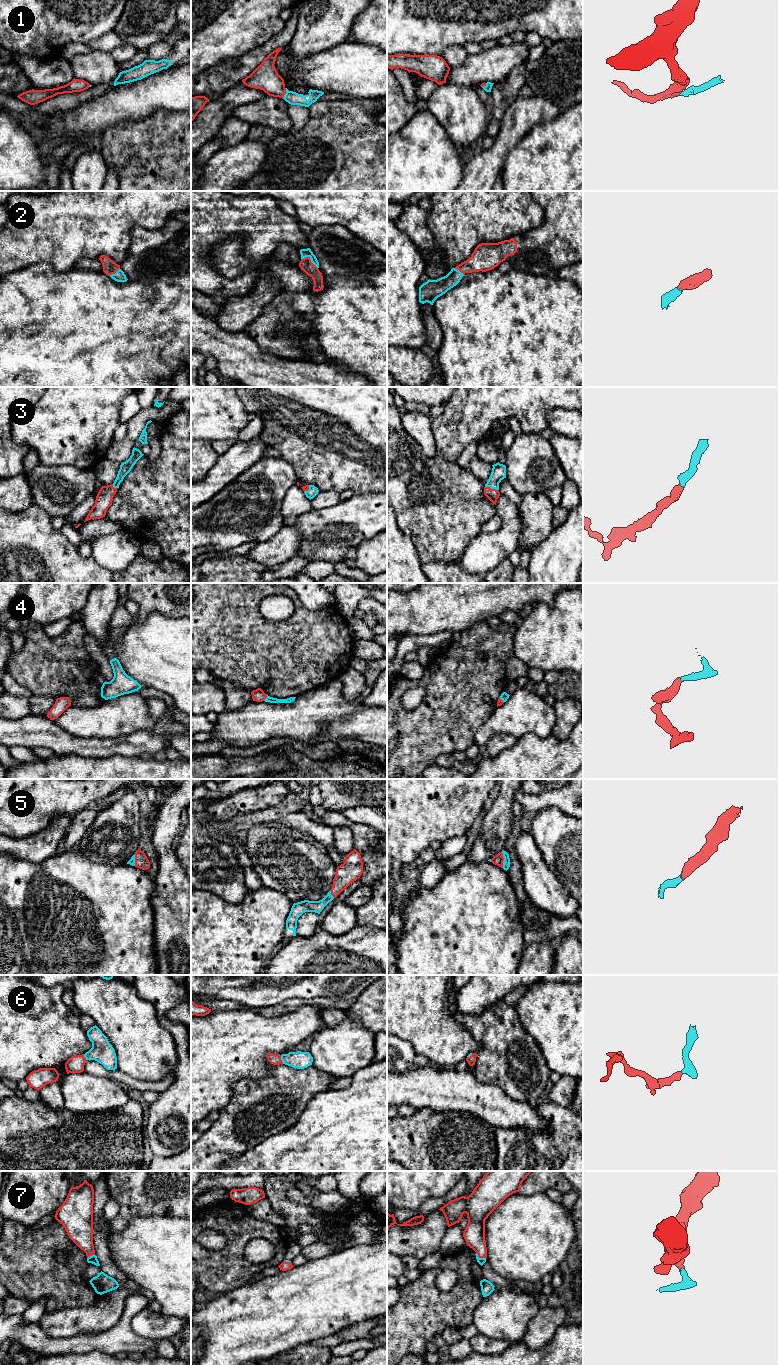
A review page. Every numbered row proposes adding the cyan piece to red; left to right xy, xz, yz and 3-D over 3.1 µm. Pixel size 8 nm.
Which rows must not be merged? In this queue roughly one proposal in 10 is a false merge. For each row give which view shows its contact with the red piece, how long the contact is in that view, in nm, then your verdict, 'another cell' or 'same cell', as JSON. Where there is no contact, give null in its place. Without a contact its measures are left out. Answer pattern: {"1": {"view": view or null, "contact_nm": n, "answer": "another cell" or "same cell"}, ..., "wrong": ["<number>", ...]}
{"1": {"view": "xz", "contact_nm": 90, "answer": "same cell"}, "2": {"view": "xz", "contact_nm": 160, "answer": "same cell"}, "3": {"view": "yz", "contact_nm": 120, "answer": "same cell"}, "4": {"view": "xz", "contact_nm": 60, "answer": "same cell"}, "5": {"view": "yz", "contact_nm": 130, "answer": "same cell"}, "6": {"view": "xz", "contact_nm": 80, "answer": "same cell"}, "7": {"view": "yz", "contact_nm": 90, "answer": "same cell"}, "wrong": []}

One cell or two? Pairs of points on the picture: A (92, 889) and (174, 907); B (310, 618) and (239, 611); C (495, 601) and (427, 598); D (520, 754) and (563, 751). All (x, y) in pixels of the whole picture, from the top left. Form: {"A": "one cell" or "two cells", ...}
{"A": "two cells", "B": "one cell", "C": "one cell", "D": "one cell"}

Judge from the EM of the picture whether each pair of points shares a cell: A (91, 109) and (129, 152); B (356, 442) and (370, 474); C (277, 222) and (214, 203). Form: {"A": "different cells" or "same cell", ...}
{"A": "different cells", "B": "same cell", "C": "same cell"}

